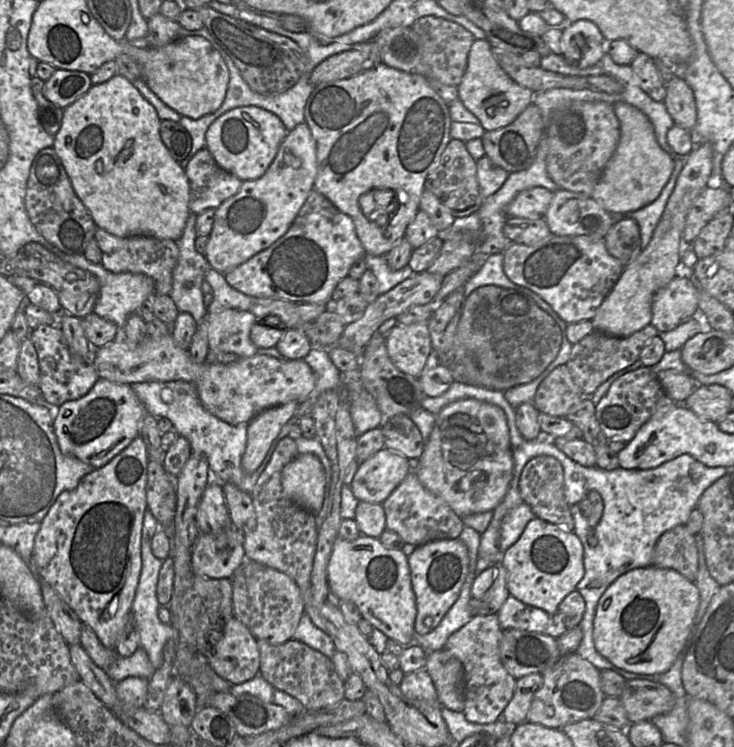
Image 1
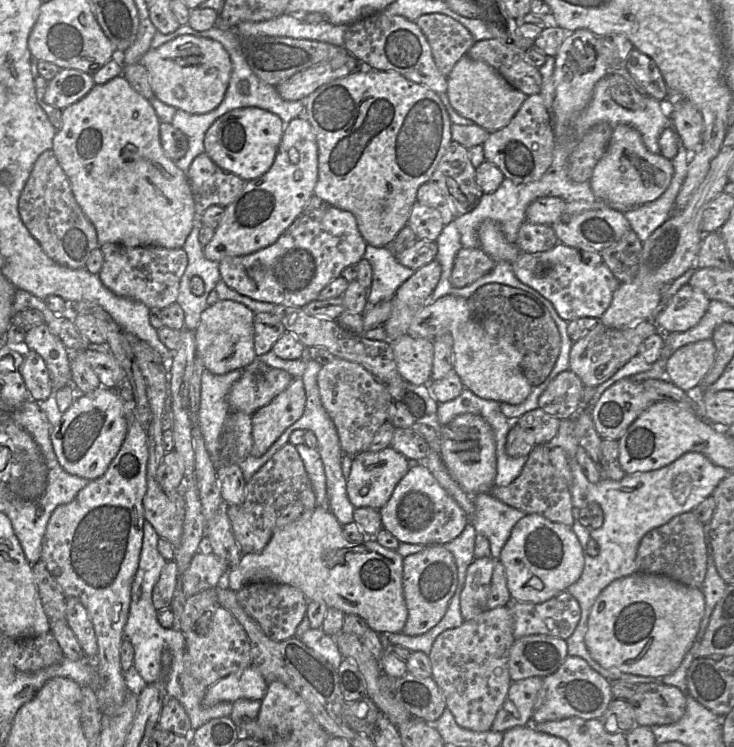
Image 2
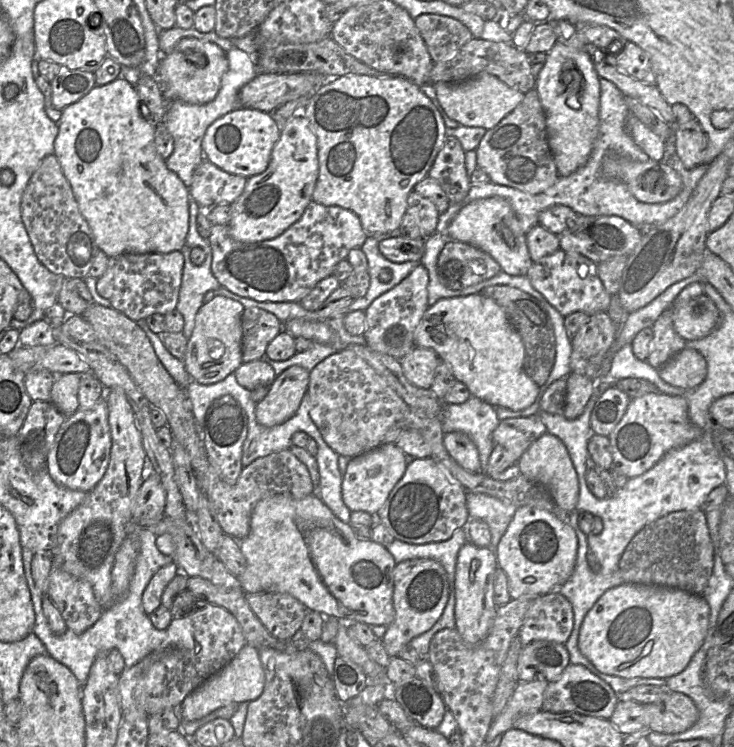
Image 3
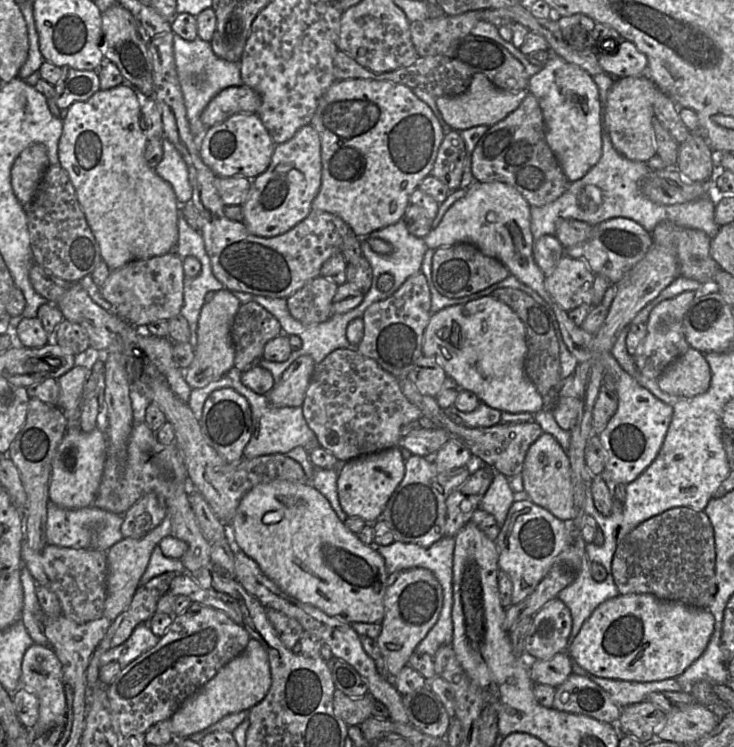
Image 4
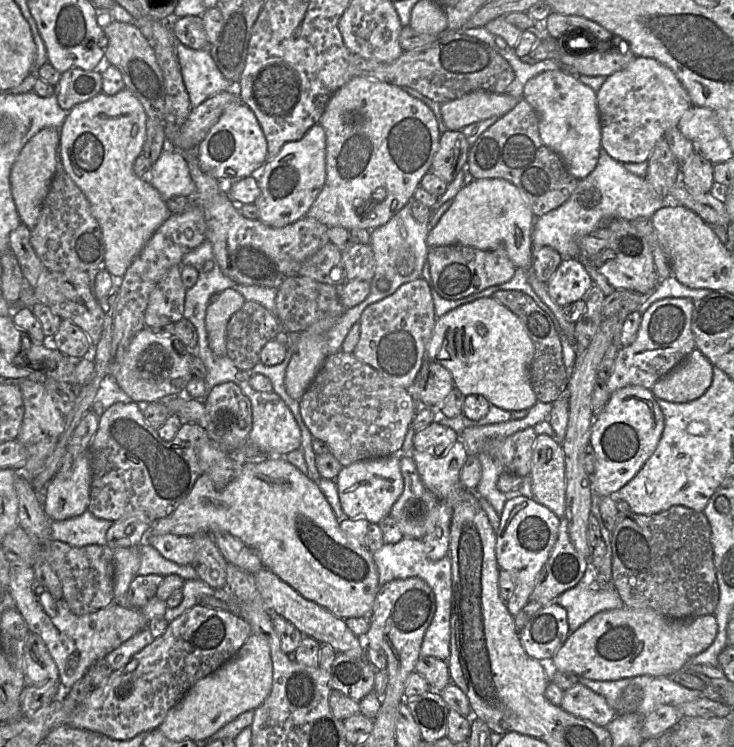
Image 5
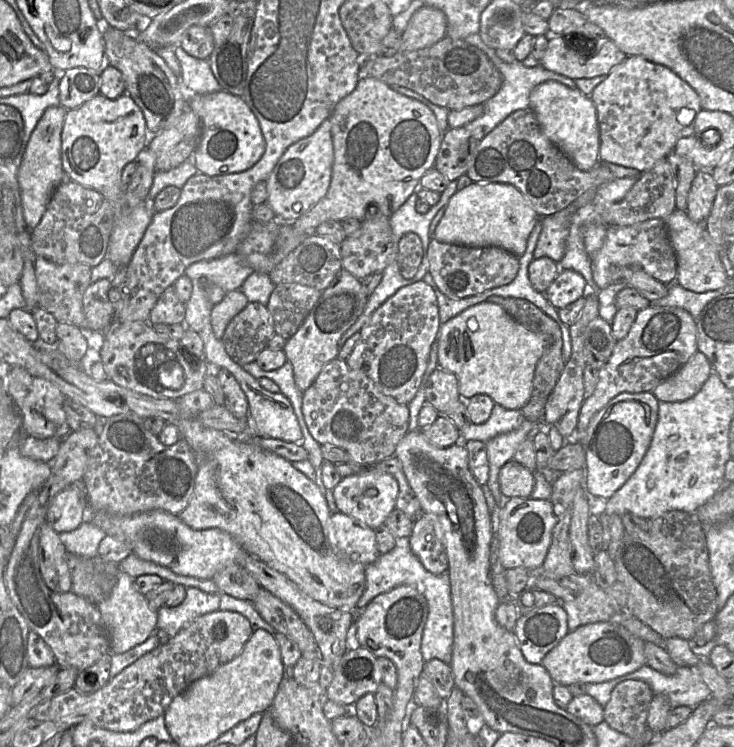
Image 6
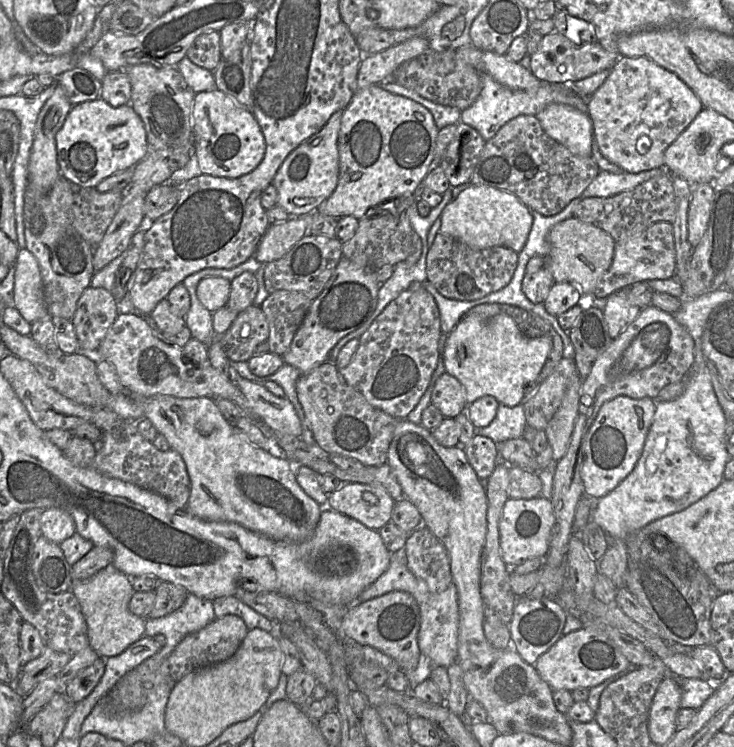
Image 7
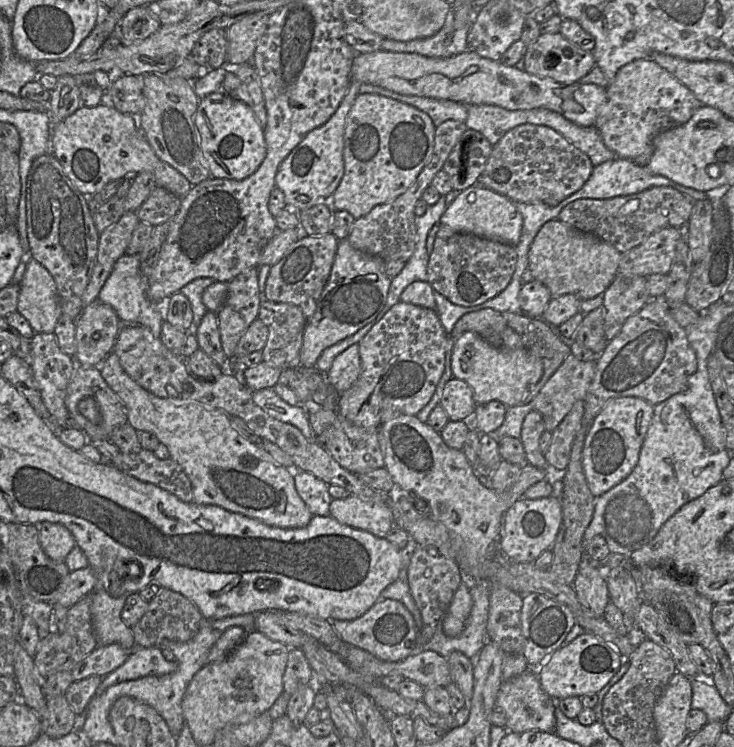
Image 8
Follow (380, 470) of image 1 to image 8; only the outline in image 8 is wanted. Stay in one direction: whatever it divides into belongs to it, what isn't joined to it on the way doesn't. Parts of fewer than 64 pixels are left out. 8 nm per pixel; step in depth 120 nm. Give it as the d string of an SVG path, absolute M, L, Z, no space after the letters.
M354 495L332 499L329 515L341 524L379 538L386 538L393 524L393 510L387 501L365 501Z

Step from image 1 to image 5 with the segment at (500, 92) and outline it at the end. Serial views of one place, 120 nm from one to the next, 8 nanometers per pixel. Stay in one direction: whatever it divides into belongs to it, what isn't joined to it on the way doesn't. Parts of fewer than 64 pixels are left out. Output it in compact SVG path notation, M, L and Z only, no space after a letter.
M476 90L461 98L441 104L440 110L447 130L461 131L469 124L493 116L502 117L519 101L520 99L508 93L495 94Z

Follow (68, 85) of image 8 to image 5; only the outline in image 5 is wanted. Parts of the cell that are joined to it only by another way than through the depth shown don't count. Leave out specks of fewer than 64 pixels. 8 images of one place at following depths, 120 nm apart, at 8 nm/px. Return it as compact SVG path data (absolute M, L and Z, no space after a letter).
M46 127L23 146L10 171L12 196L22 224L30 230L37 224L51 182L60 169L60 130Z

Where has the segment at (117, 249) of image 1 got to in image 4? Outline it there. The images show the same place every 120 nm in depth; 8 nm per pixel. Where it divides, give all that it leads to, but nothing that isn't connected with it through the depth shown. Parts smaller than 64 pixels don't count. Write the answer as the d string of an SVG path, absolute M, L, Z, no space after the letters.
M176 251L149 259L134 260L112 270L99 288L102 296L113 306L119 317L138 329L158 320L170 320L178 314L184 303L184 259Z

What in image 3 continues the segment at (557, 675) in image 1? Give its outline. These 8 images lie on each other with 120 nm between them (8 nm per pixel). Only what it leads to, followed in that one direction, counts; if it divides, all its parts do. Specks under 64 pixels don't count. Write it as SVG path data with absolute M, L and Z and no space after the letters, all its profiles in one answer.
M570 663L557 680L548 684L543 696L542 710L553 713L577 712L609 720L618 702L619 695L606 682L584 666Z

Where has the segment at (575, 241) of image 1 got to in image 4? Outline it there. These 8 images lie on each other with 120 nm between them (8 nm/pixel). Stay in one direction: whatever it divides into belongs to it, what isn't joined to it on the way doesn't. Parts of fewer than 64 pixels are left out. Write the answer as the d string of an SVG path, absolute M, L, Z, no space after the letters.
M564 255L555 270L544 279L553 300L566 312L581 305L592 306L595 274L587 264Z

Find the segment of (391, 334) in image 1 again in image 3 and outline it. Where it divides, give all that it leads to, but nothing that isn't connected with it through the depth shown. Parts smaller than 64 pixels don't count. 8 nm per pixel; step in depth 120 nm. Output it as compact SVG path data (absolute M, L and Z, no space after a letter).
M416 346L399 361L412 385L425 390L431 388L439 364L439 357L433 350Z

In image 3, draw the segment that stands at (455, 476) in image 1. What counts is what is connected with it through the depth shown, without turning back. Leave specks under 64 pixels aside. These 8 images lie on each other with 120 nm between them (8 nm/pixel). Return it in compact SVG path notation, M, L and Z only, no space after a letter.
M462 432L444 434L443 443L451 458L468 472L482 472L479 452L473 441Z

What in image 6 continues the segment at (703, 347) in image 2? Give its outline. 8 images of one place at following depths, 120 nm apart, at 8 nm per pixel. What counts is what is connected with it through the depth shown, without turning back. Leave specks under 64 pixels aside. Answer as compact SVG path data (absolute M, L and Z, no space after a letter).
M697 351L677 372L652 392L661 402L681 402L696 395L713 372L705 354Z

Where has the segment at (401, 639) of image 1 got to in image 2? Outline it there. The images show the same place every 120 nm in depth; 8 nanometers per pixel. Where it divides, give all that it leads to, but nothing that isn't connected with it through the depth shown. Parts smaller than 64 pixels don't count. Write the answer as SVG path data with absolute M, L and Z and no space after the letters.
M317 505L312 512L276 529L261 552L242 554L239 563L229 568L223 584L235 592L253 582L287 584L299 589L307 601L323 601L328 608L359 616L378 634L401 633L408 616L402 586L403 557L396 550L381 546L374 538L351 542L342 529L326 505Z

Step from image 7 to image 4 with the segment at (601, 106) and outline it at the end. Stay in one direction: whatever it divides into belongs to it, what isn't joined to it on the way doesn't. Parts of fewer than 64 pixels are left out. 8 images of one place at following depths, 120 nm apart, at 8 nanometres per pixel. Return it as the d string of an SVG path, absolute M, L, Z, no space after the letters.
M647 74L615 79L609 89L603 109L604 127L617 152L629 160L647 162L656 155L653 105L659 92L661 90Z

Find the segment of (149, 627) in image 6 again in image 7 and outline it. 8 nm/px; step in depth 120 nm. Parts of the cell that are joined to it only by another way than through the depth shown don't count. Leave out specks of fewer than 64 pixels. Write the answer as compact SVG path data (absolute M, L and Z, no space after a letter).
M113 566L101 569L86 580L73 582L71 591L78 599L85 617L89 646L95 650L99 657L108 658L119 655L128 646L145 636L146 618L133 614L128 608L129 601L135 592L132 587L132 578Z

